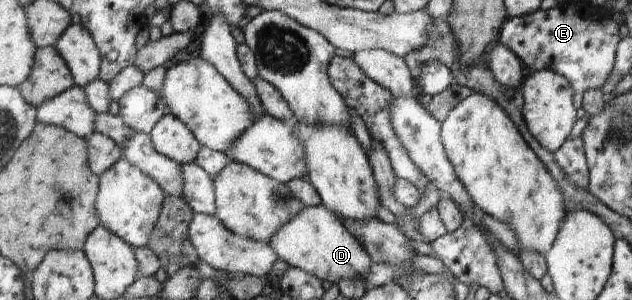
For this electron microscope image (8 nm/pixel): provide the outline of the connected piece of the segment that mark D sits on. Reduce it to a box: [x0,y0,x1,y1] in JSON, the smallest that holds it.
[270,204,372,284]

